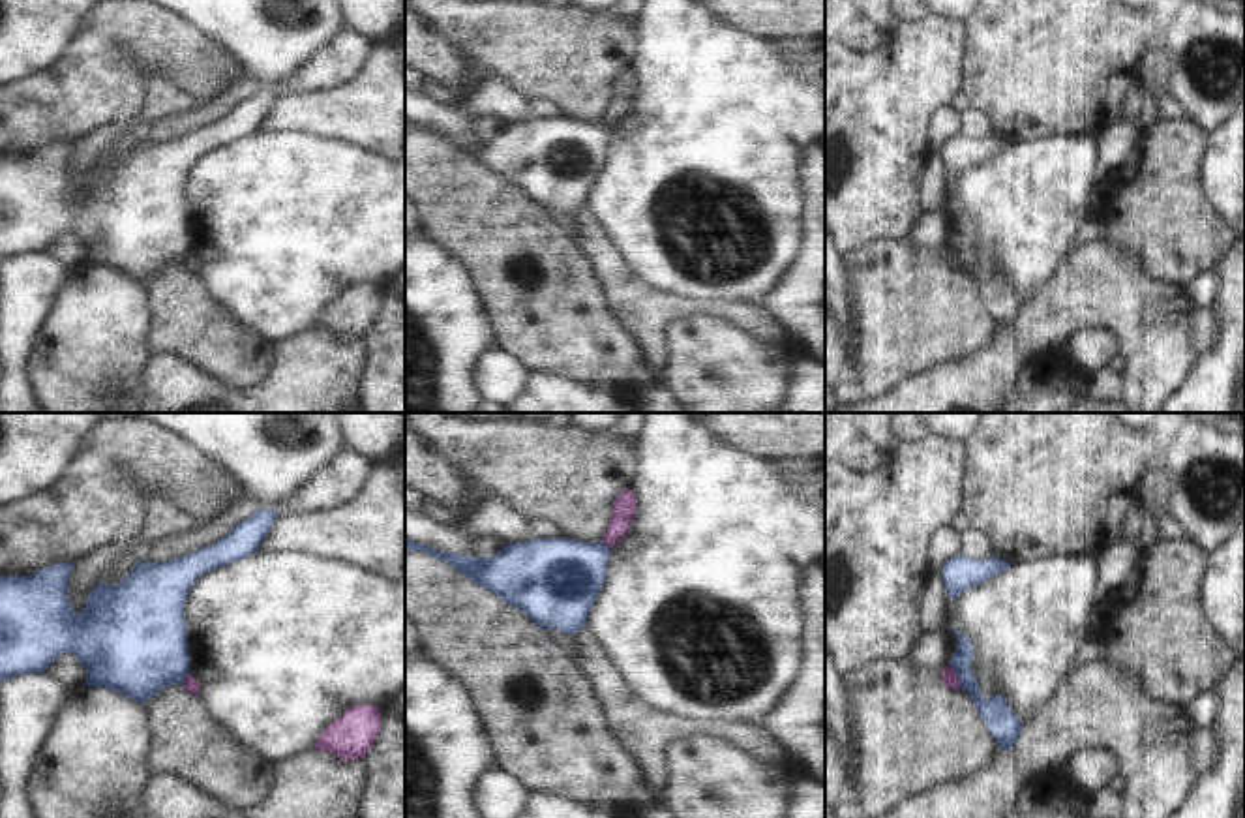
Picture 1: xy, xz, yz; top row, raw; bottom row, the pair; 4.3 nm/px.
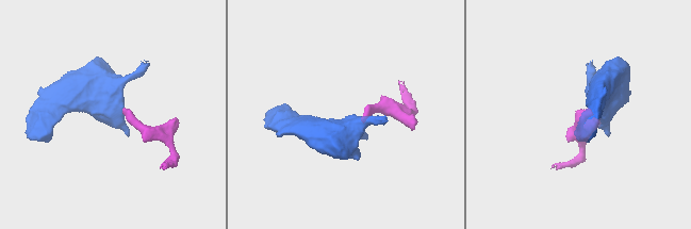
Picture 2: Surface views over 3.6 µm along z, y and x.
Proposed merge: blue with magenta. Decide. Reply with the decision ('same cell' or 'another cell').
another cell

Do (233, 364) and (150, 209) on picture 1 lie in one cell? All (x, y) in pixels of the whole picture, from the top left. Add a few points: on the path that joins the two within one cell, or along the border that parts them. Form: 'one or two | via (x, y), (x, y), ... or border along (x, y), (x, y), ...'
two | border along (182, 263), (162, 267), (143, 284)

